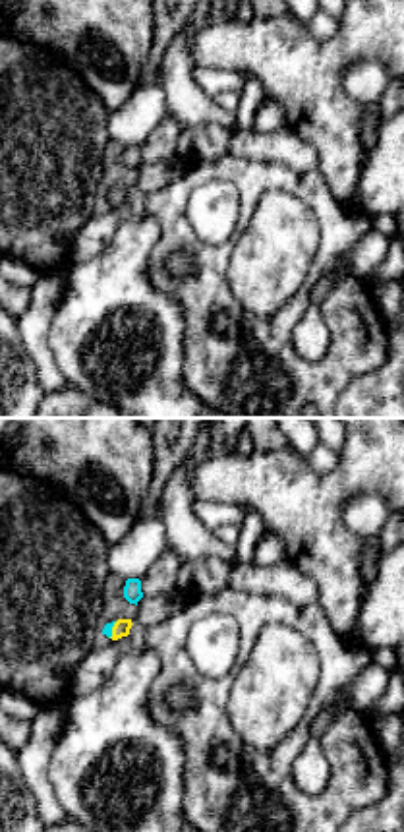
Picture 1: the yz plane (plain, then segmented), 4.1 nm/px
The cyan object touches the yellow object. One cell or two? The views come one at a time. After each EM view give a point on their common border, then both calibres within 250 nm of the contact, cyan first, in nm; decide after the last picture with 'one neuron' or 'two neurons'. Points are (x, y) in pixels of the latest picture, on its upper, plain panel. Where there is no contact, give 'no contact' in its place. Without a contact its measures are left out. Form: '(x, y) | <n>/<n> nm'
(111, 196) | 40/70 nm

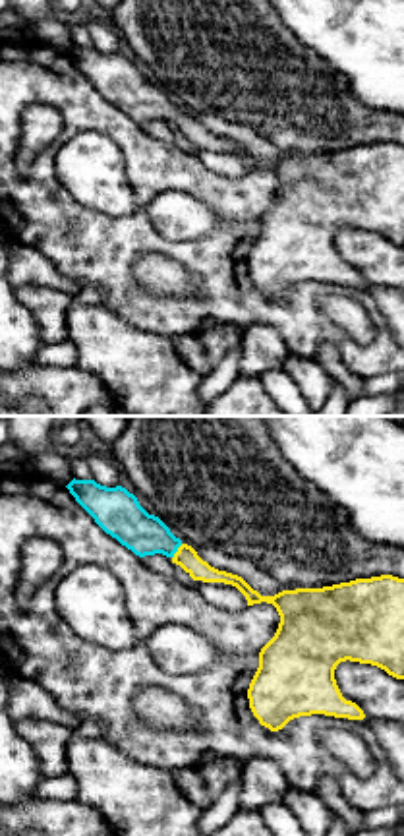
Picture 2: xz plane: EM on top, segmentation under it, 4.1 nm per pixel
(176, 117) | 180/90 nm

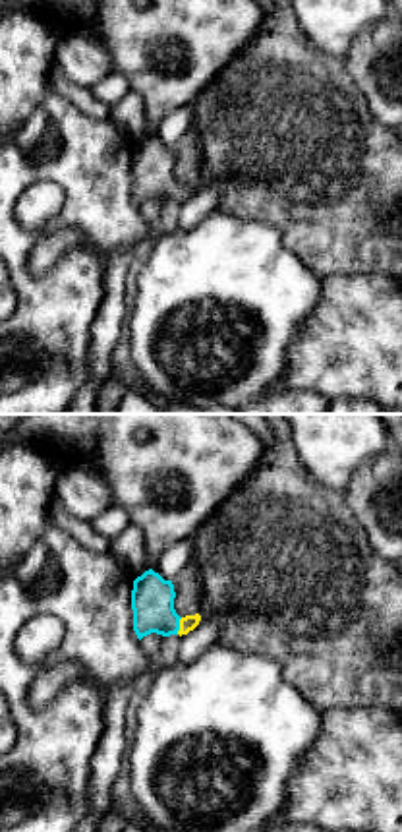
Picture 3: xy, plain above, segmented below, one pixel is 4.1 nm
(178, 192) | 180/70 nm

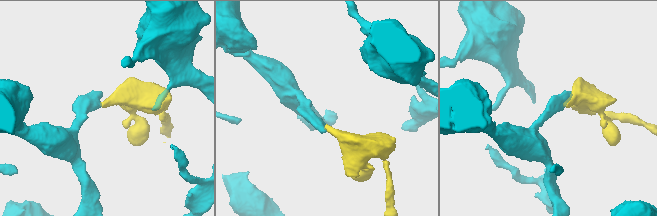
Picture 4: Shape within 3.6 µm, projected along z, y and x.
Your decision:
one neuron

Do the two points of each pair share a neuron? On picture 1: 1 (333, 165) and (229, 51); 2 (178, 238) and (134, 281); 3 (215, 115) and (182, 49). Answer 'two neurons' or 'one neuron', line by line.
1: one neuron
2: two neurons
3: one neuron

